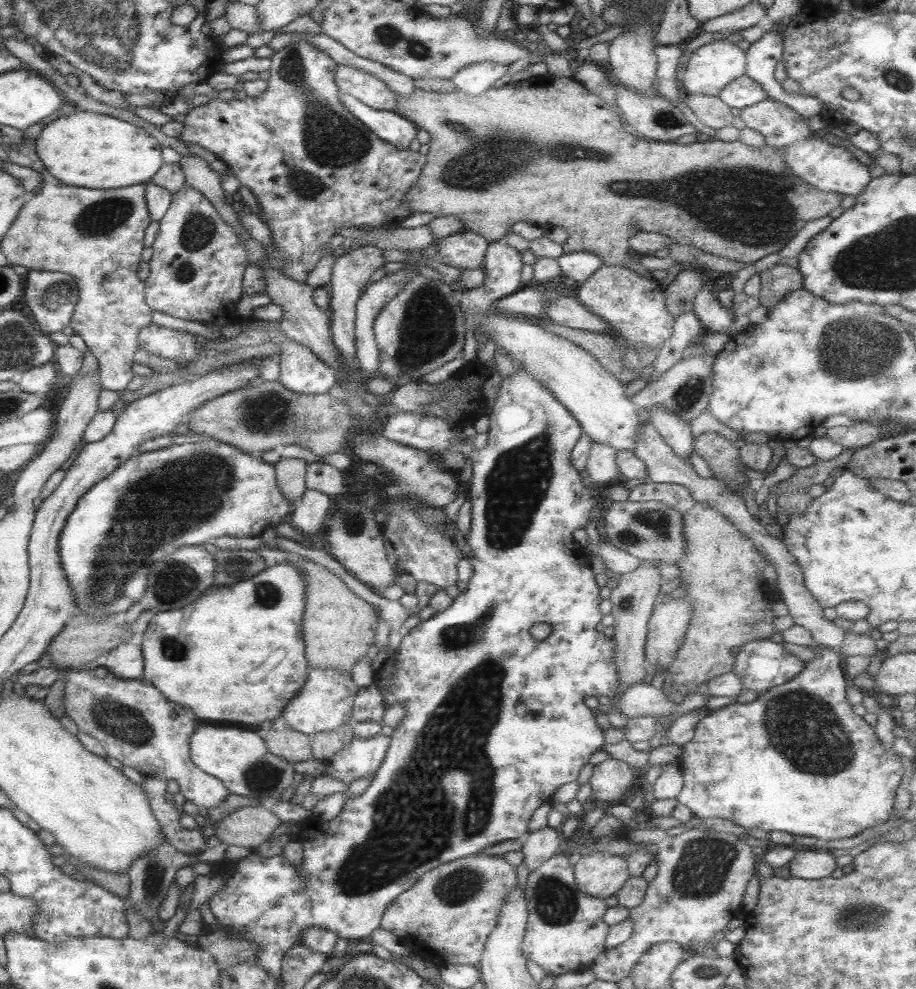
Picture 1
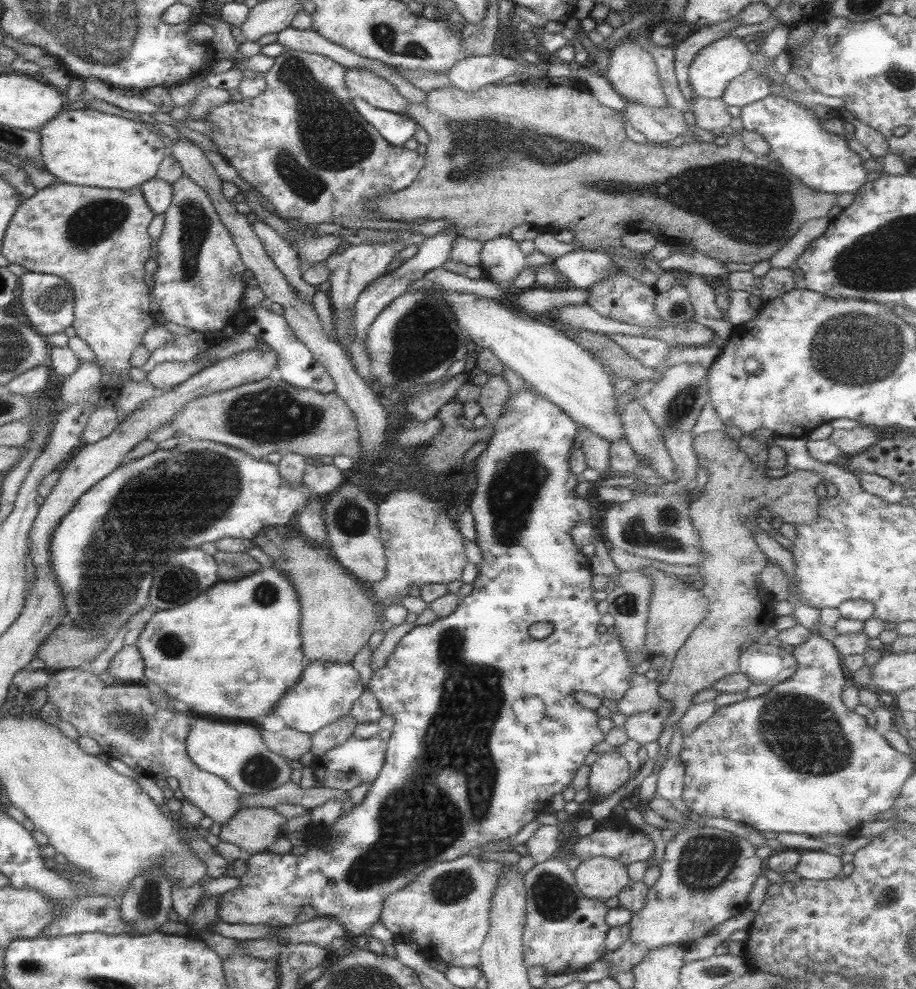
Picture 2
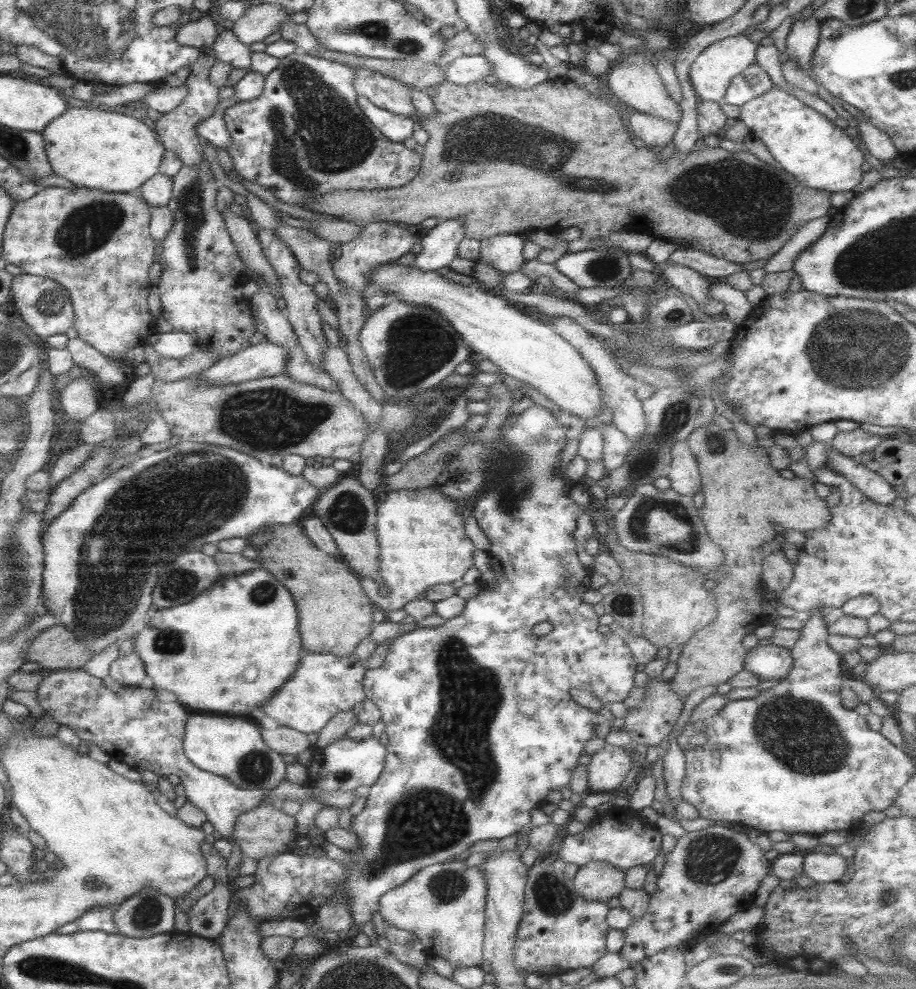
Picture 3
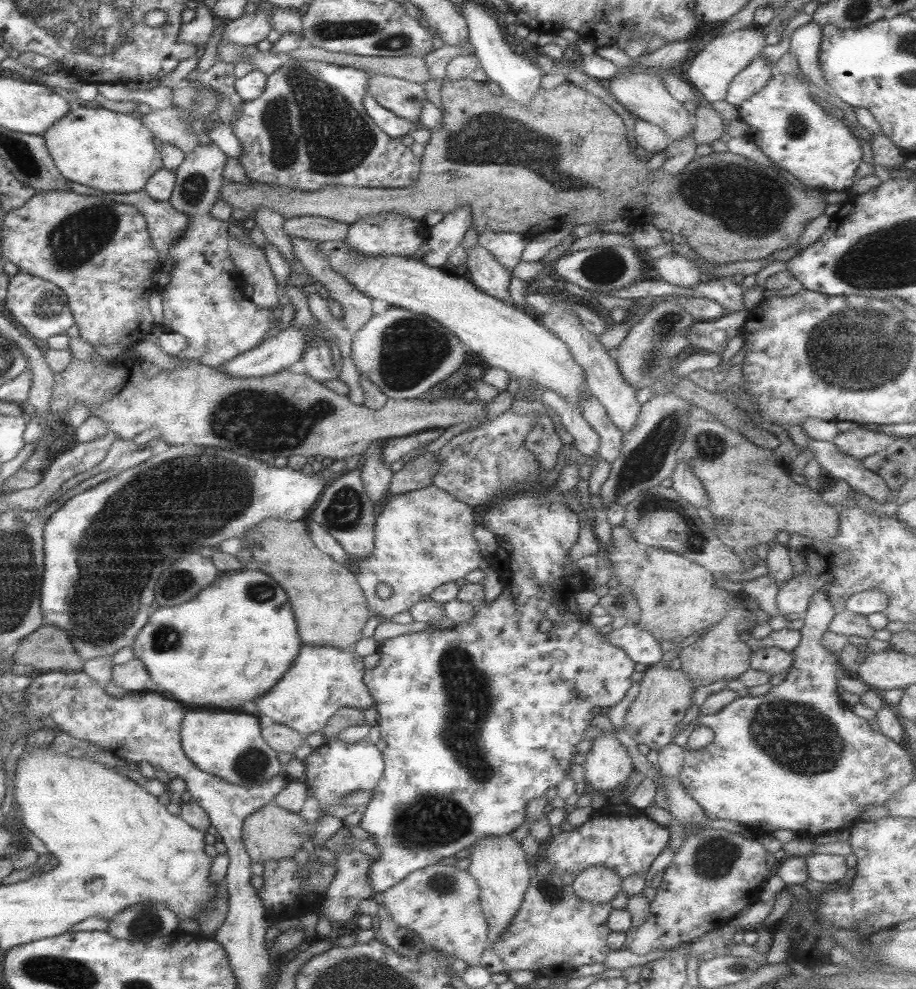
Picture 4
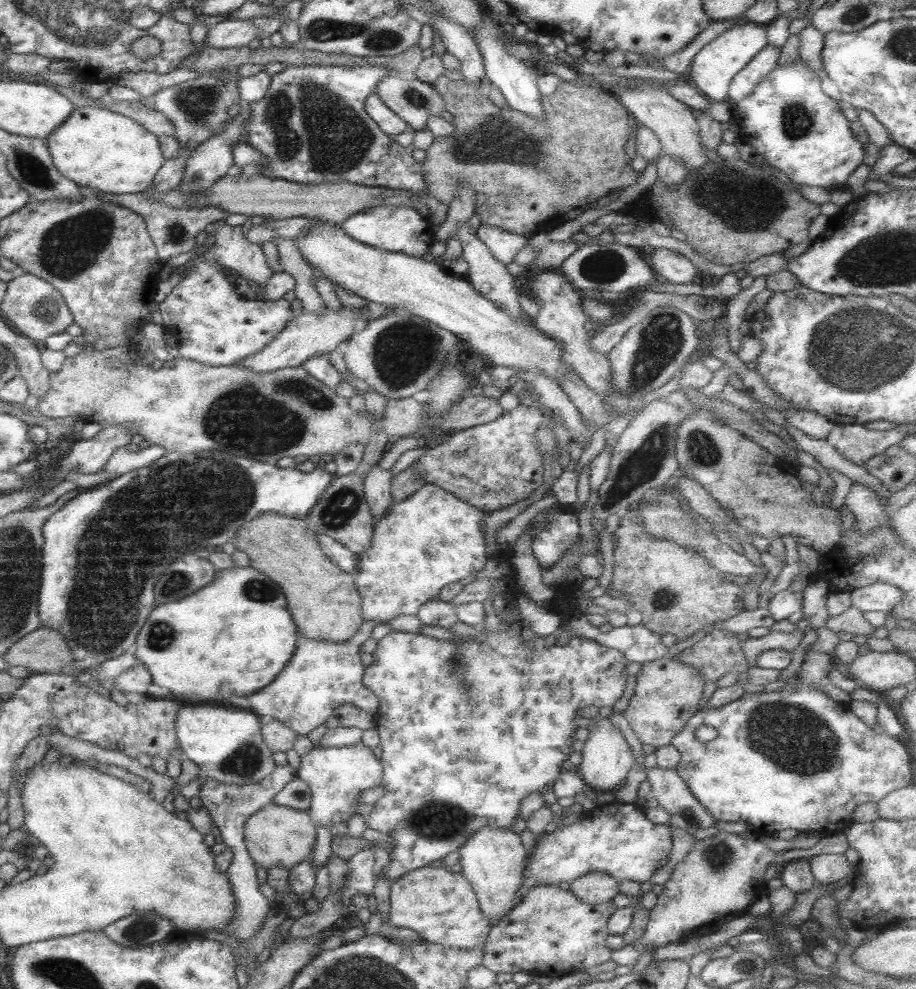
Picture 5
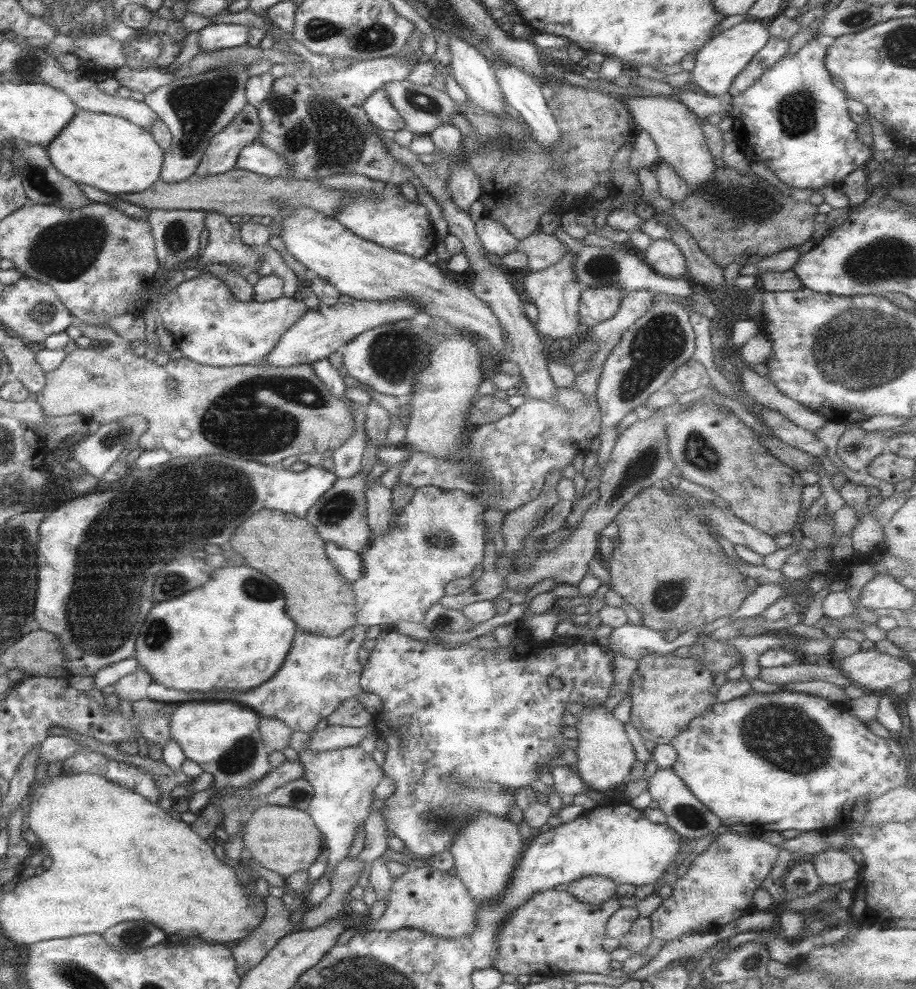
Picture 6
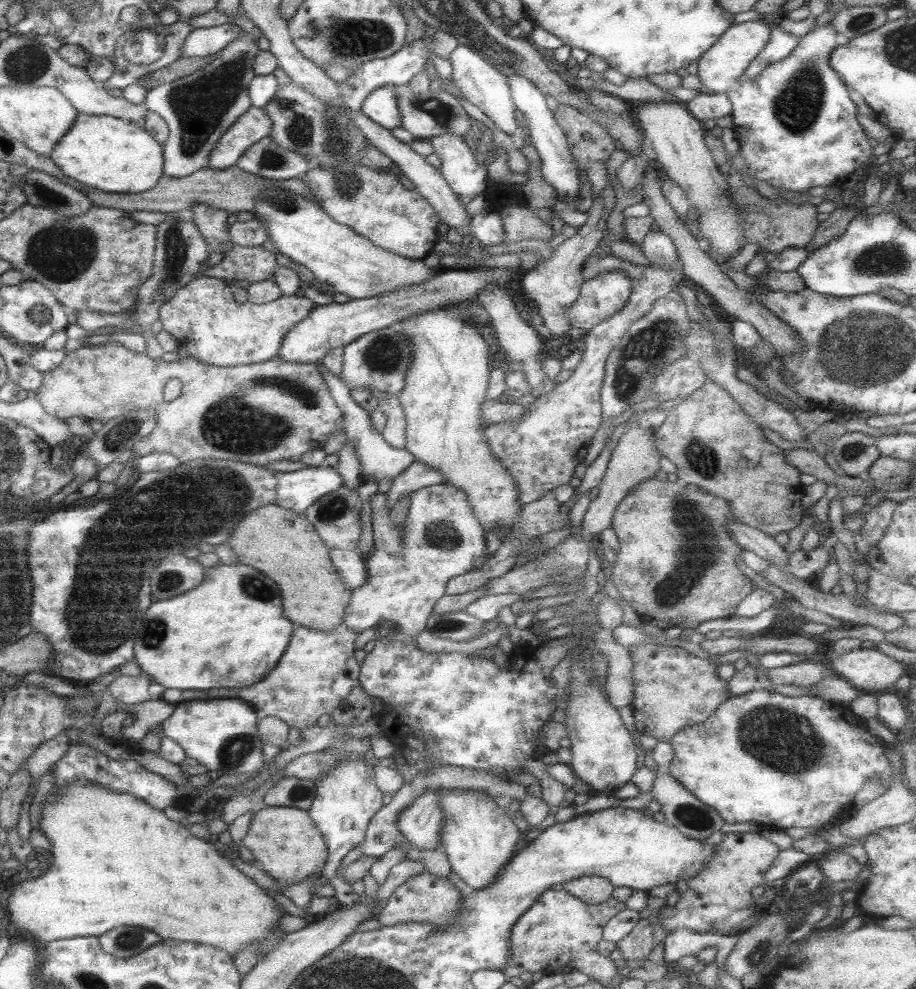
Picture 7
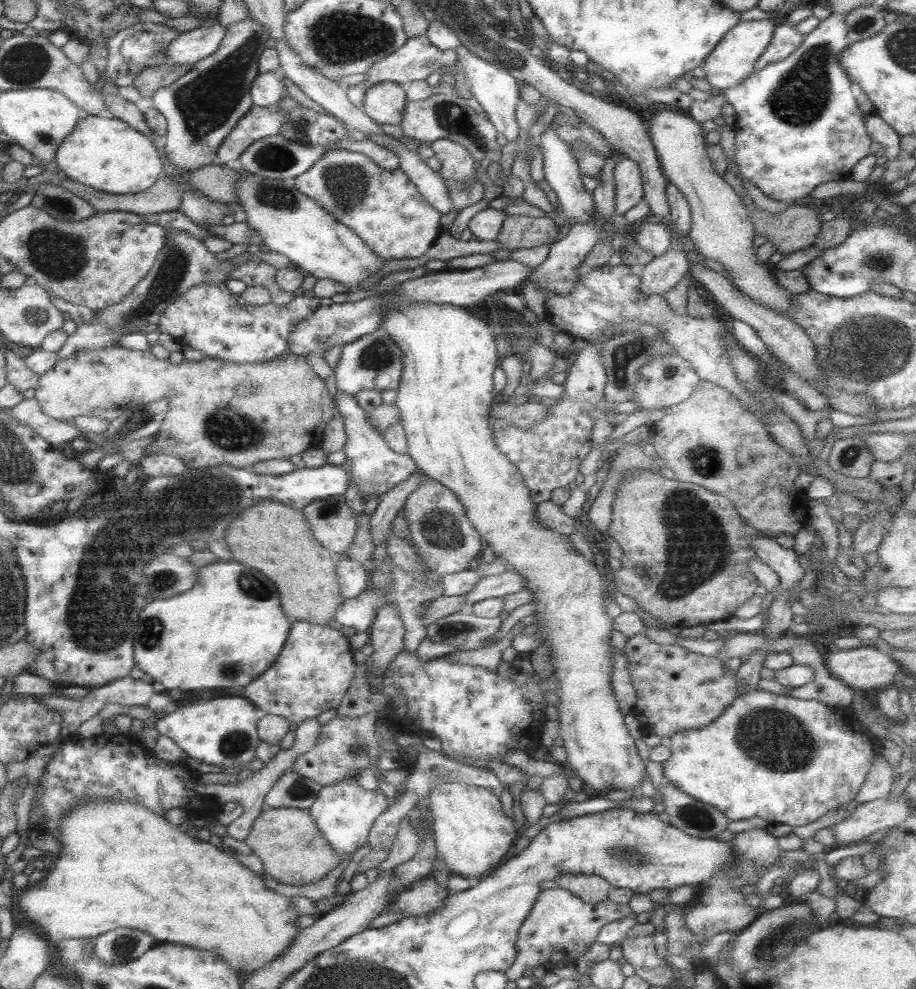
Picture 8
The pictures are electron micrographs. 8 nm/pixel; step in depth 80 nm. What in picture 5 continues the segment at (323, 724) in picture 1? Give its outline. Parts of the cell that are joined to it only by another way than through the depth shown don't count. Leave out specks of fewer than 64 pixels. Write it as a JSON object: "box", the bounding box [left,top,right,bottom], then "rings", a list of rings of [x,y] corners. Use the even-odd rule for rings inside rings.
{"box":[245,621,378,735],"rings":[[[363,621],[357,630],[344,641],[311,640],[299,637],[297,646],[285,668],[271,684],[245,700],[249,710],[259,719],[280,722],[297,735],[307,735],[323,724],[337,706],[351,704],[373,716],[378,711],[377,698],[361,685],[363,664],[359,660],[361,645],[370,637],[374,622]]]}

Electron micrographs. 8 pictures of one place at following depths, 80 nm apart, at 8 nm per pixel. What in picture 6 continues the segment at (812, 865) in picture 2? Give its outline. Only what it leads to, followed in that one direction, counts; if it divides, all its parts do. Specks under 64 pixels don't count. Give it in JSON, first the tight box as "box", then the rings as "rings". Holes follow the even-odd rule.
{"box":[811,850,859,885],"rings":[[[828,850],[817,853],[811,863],[821,883],[838,885],[857,876],[859,865],[842,850]]]}

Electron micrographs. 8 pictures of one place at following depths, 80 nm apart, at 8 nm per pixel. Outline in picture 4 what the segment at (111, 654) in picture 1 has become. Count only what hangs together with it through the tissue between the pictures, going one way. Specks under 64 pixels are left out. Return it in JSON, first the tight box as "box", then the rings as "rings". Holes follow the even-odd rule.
{"box":[110,658,149,693],"rings":[[[136,658],[110,668],[110,680],[124,692],[139,693],[148,689],[149,679],[145,666]]]}

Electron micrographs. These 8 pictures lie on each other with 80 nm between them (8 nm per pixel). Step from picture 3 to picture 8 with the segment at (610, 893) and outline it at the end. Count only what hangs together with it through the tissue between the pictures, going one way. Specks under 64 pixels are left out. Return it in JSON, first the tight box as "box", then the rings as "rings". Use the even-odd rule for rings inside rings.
{"box":[553,874,611,903],"rings":[[[560,874],[554,875],[553,880],[559,888],[569,891],[586,903],[605,900],[611,888],[604,878],[590,874]]]}

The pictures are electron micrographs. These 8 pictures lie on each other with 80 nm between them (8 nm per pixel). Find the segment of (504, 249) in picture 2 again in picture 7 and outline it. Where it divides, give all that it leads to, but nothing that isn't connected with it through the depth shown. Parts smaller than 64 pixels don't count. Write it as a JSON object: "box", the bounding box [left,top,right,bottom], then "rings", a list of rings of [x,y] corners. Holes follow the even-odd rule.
{"box":[469,209,505,247],"rings":[[[489,209],[475,214],[469,219],[469,235],[479,240],[481,247],[501,244],[505,239],[501,218]]]}

